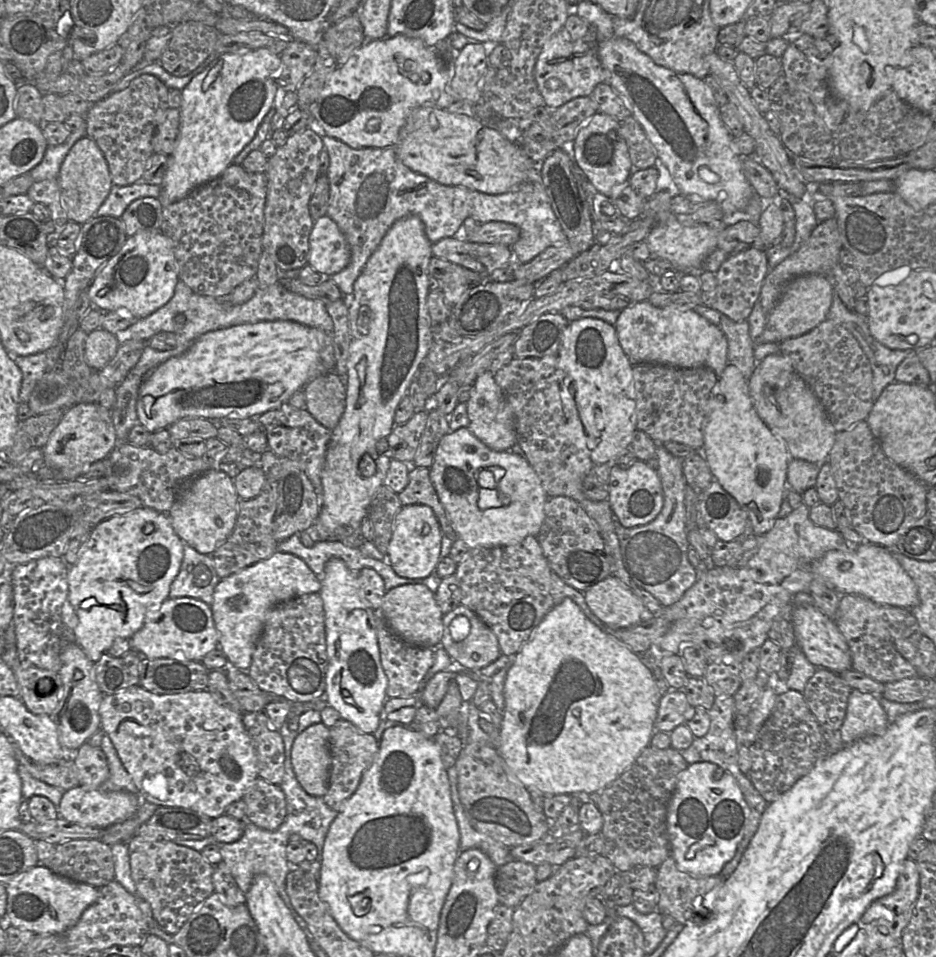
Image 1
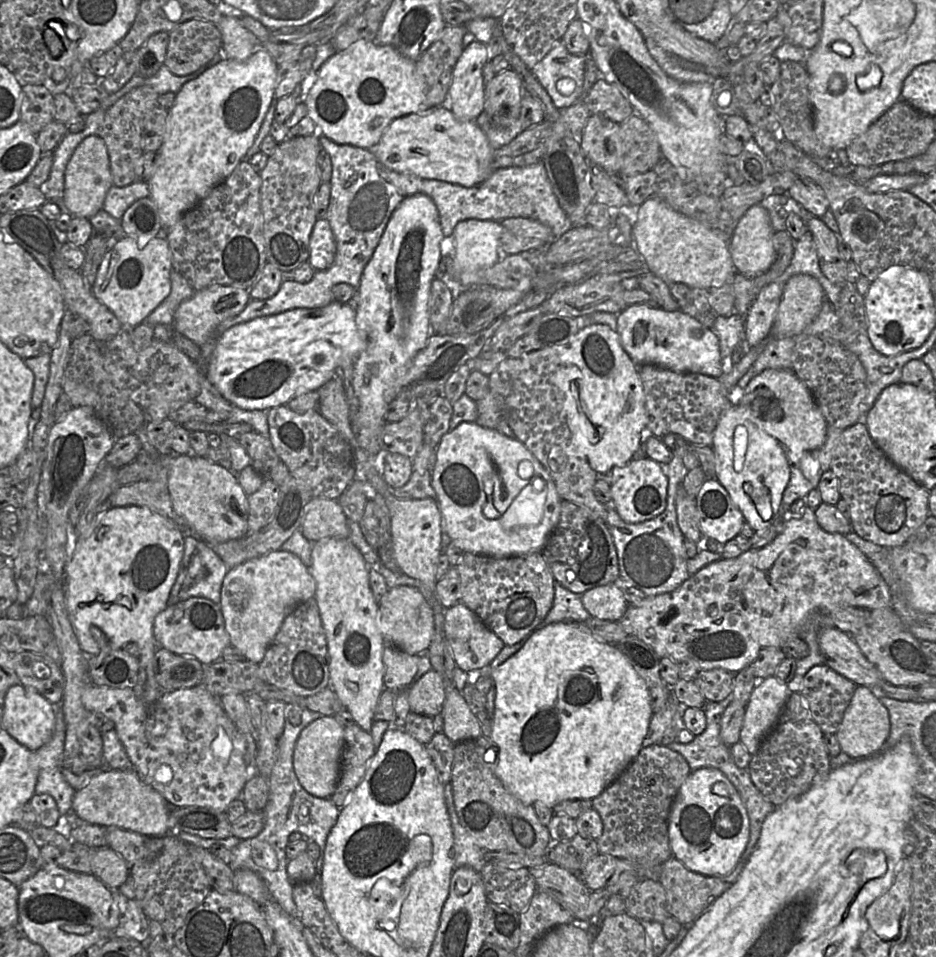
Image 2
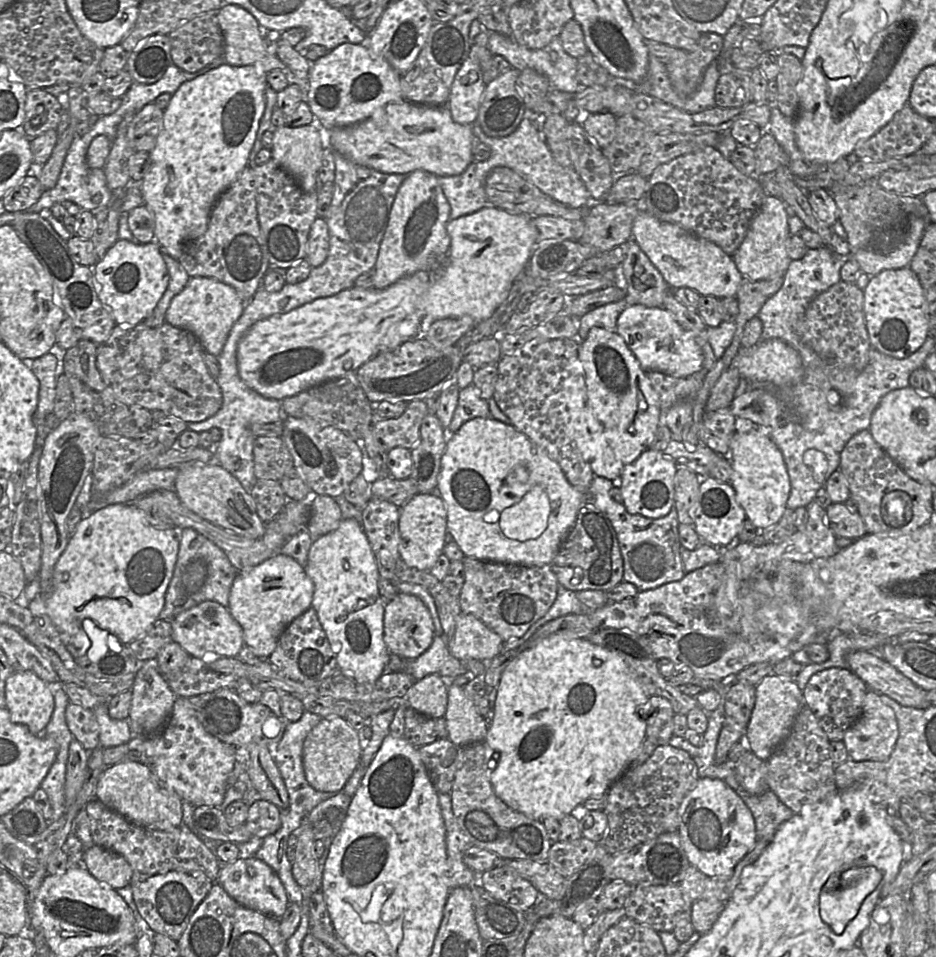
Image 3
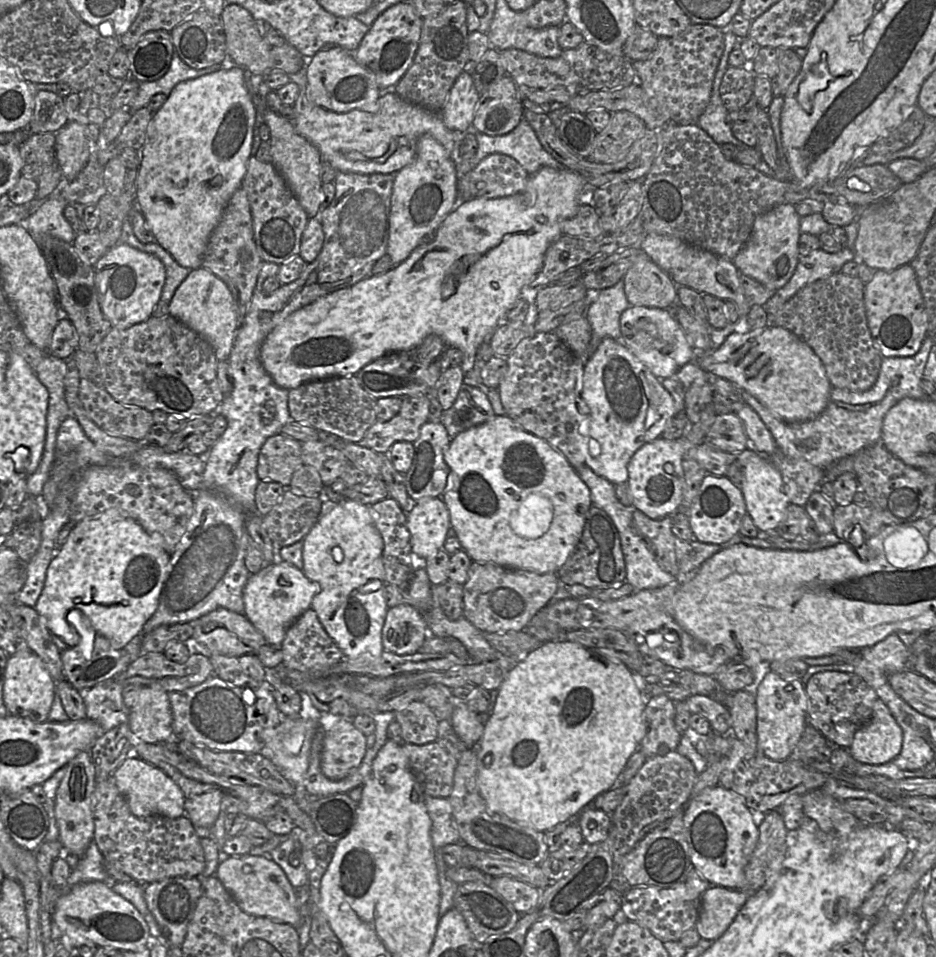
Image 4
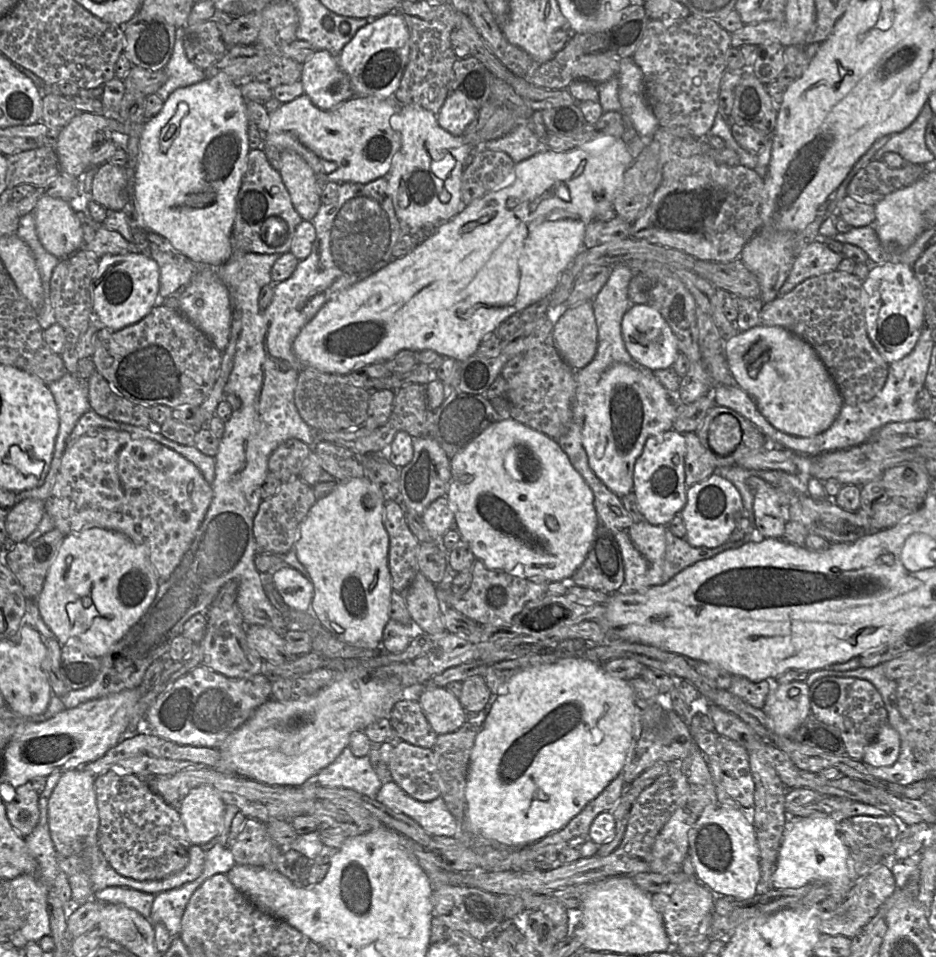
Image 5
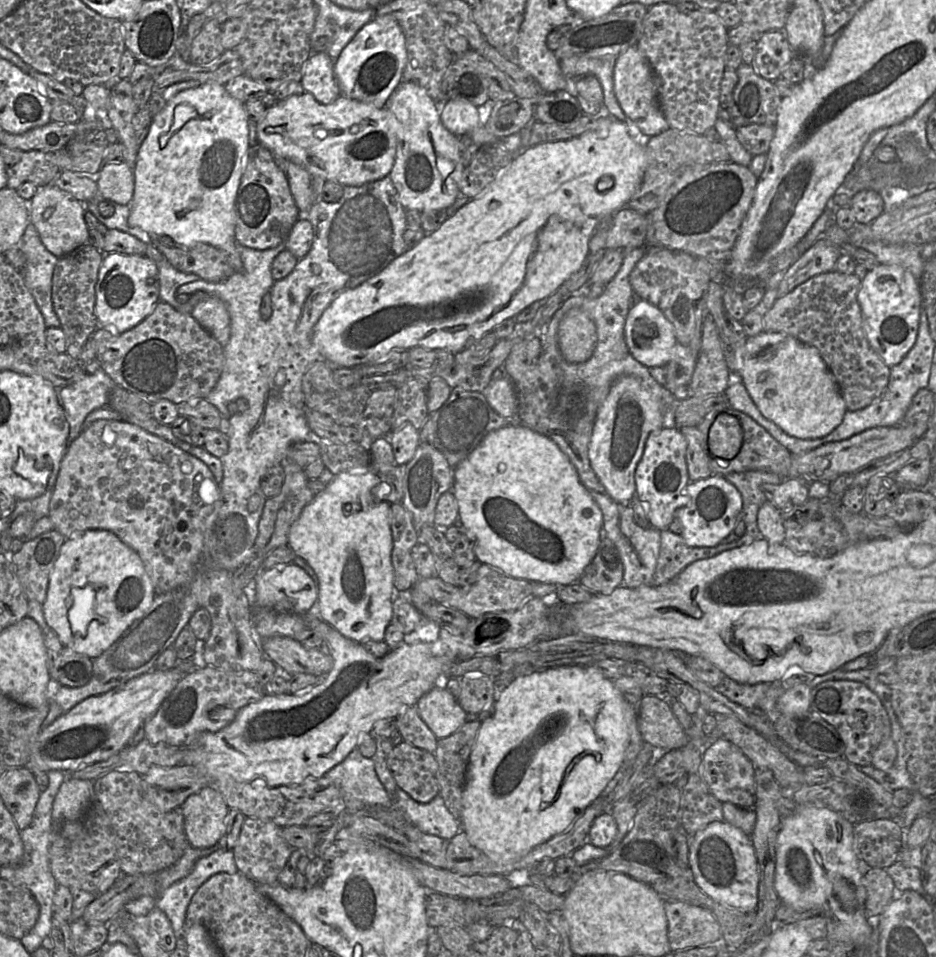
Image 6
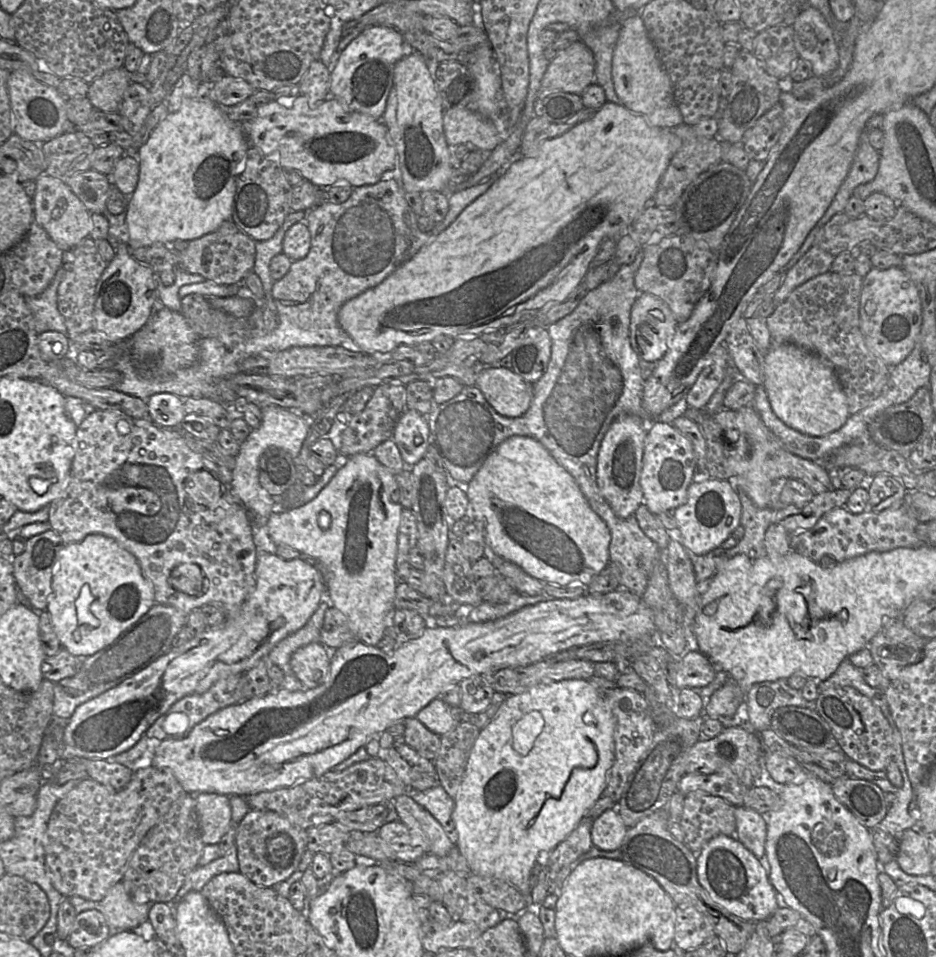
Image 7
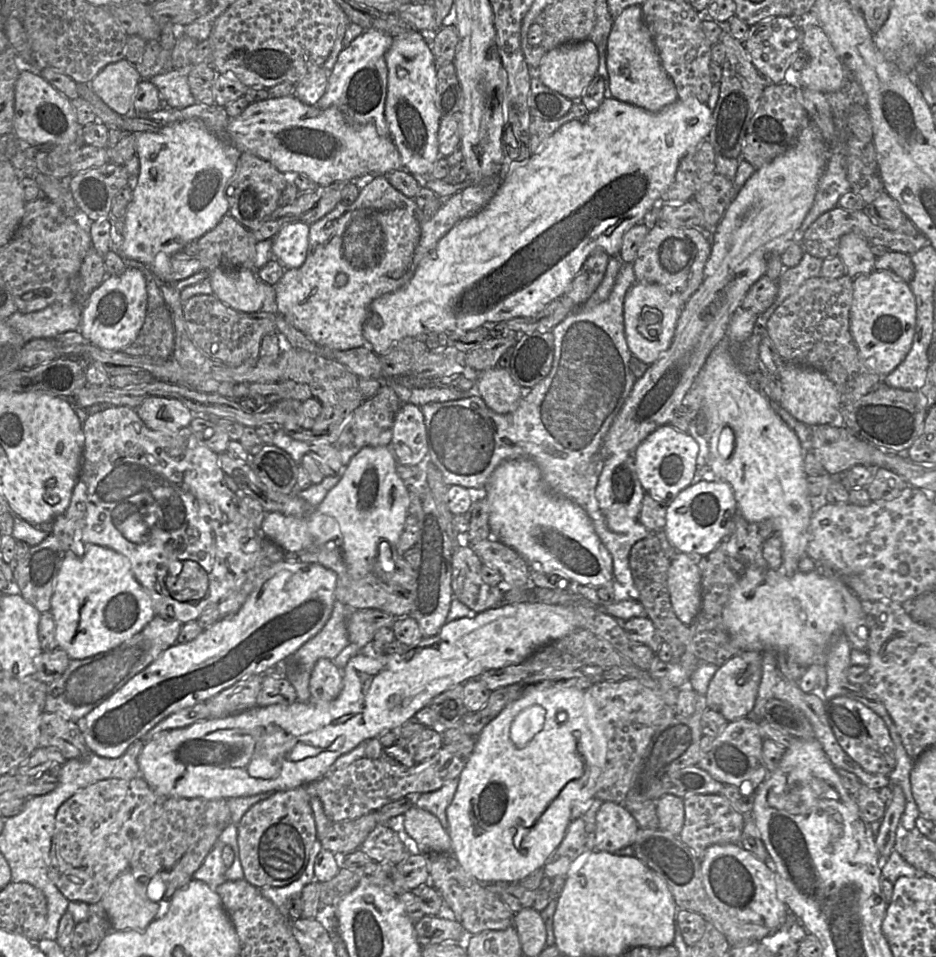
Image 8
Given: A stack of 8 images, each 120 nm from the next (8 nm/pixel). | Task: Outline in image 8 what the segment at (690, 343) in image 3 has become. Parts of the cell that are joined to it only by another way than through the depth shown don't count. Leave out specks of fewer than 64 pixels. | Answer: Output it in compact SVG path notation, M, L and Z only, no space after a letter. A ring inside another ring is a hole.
M636 281L624 300L624 332L630 352L642 362L653 364L670 347L682 308L663 286Z

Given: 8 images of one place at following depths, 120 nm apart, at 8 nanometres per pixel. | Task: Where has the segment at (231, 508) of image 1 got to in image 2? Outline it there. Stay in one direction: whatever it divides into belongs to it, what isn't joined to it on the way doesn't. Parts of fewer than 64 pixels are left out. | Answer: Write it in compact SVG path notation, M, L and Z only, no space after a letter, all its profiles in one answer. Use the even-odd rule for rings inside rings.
M175 455L169 470L168 490L173 510L187 523L190 531L207 544L240 539L248 527L248 495L237 480L237 474L195 455Z

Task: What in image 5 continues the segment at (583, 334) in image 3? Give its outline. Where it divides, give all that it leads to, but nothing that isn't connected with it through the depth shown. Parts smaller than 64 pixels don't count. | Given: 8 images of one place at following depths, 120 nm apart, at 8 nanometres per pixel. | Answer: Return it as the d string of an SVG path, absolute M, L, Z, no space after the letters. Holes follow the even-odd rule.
M618 264L614 266L607 283L592 300L598 327L598 348L595 357L589 364L580 370L576 370L576 387L581 386L581 389L583 389L583 387L596 385L601 379L601 374L613 364L623 363L626 365L633 365L633 367L642 366L634 361L627 351L622 336L623 316L632 305L638 305L632 304L628 297L628 286L633 275L633 272L626 264Z

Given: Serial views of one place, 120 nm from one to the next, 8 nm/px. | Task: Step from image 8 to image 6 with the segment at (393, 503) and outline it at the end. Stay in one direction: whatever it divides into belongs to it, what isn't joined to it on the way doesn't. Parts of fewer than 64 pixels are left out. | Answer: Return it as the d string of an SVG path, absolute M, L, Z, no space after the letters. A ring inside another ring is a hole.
M358 467L345 472L341 472L327 484L326 488L319 494L315 495L313 500L307 504L302 510L298 519L293 523L288 535L288 546L294 554L304 559L308 565L315 571L318 578L318 599L319 615L323 621L332 626L336 631L346 638L352 639L359 643L367 641L382 641L384 639L385 630L390 624L393 614L394 601L394 582L393 582L393 566L391 561L391 553L393 548L393 538L390 525L390 504L384 499L382 489L378 488L384 483L371 467Z

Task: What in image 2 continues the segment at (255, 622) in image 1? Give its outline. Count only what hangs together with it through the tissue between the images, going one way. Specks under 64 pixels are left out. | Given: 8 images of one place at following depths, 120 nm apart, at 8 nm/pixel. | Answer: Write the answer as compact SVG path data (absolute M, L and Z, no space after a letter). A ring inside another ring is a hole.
M286 550L272 551L230 568L222 583L219 603L230 645L238 649L245 660L259 664L286 616L297 605L315 597L315 593L316 581L311 575L309 567L296 554Z

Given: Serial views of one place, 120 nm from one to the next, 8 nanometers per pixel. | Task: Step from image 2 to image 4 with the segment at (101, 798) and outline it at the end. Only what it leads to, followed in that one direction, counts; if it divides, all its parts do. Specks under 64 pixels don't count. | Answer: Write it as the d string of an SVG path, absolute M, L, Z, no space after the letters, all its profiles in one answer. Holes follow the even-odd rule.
M128 757L112 773L119 791L126 798L136 817L163 816L179 818L185 815L185 796L181 789L161 769L138 758Z

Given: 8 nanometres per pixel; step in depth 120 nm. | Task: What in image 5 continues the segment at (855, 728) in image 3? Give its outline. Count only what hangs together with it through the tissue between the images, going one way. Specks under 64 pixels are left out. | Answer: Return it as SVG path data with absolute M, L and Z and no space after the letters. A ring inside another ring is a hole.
M886 723L876 738L865 748L864 764L874 767L892 766L900 754L900 735Z

